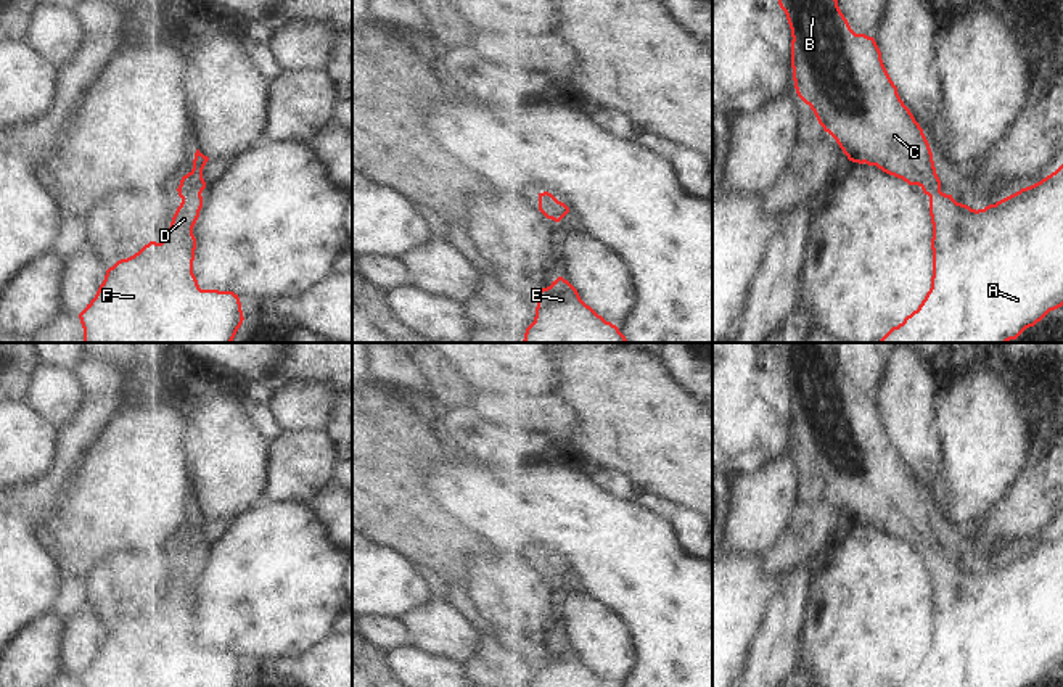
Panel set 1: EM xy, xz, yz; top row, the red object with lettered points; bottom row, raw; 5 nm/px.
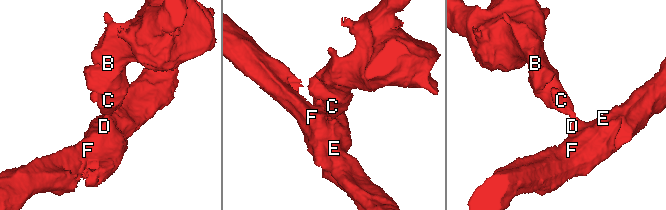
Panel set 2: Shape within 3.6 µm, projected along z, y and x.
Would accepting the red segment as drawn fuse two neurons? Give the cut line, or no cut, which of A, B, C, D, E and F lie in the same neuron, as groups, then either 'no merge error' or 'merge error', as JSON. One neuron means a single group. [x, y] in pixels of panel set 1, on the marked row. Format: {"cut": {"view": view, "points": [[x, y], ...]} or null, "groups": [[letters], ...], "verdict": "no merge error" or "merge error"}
{"cut": null, "groups": [["A", "B", "C", "D", "E", "F"]], "verdict": "no merge error"}

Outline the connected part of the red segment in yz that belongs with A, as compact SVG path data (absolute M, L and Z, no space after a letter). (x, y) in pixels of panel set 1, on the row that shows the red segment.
M778 0L780 8L785 11L790 29L791 29L791 68L793 80L798 97L811 106L819 124L828 132L849 161L859 164L876 166L883 172L902 179L909 185L918 185L925 195L930 196L930 216L933 224L933 277L931 288L926 293L925 299L910 315L904 319L902 323L893 327L878 343L1008 343L1016 339L1026 328L1034 327L1040 322L1050 311L1055 311L1063 306L1063 164L1042 179L1040 182L1021 188L1020 191L989 204L984 209L971 209L967 204L957 203L952 195L941 191L941 180L936 174L933 153L930 143L923 134L923 129L915 121L910 109L904 105L897 93L897 87L891 80L883 60L881 51L873 37L865 34L856 34L844 14L838 6L838 0Z

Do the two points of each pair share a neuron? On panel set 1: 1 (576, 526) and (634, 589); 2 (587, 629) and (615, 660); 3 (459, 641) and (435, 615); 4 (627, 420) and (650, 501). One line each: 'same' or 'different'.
1: same
2: same
3: same
4: different

